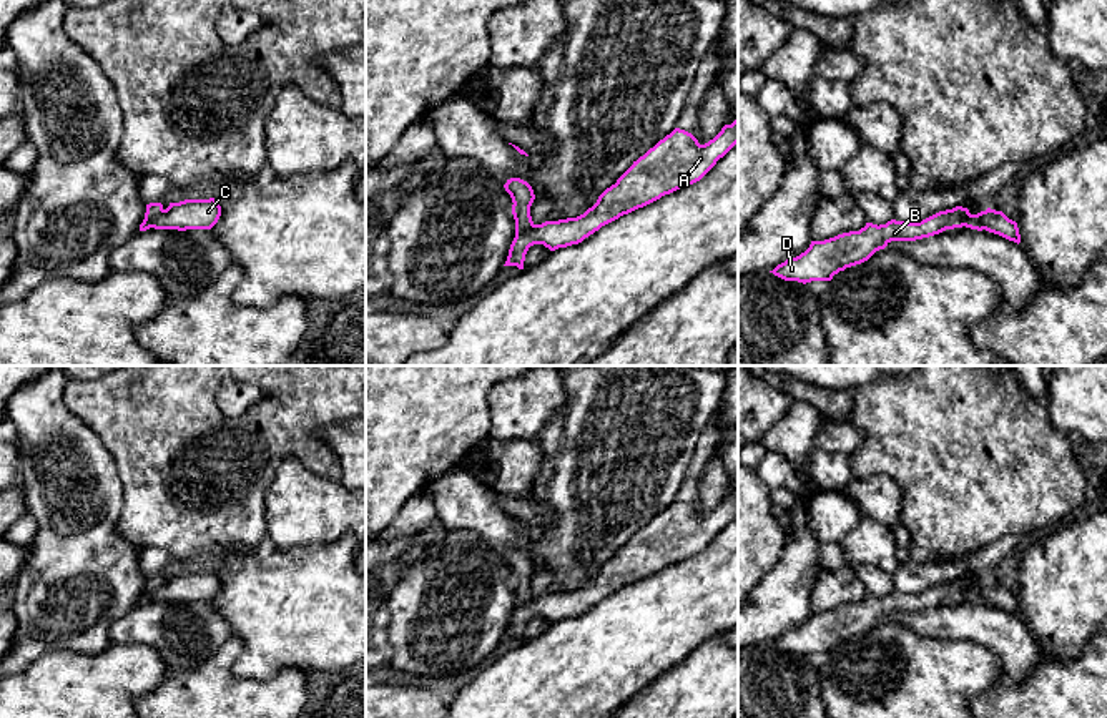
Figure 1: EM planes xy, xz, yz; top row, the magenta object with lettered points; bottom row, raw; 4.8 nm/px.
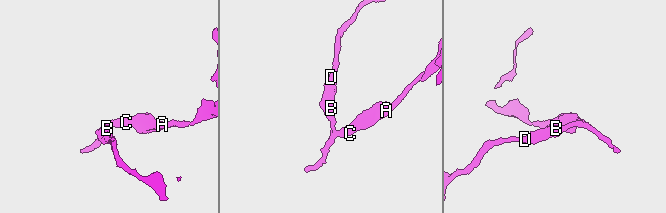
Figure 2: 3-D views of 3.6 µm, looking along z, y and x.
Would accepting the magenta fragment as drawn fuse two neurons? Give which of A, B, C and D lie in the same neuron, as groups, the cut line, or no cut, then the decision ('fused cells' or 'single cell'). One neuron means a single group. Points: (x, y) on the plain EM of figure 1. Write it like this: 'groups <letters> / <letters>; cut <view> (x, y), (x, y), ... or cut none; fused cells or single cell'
groups A C / B D; cut xy (165, 582), (153, 589), (148, 599); fused cells

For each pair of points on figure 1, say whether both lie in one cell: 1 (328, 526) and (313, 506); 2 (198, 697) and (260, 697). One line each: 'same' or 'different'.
1: same
2: same

